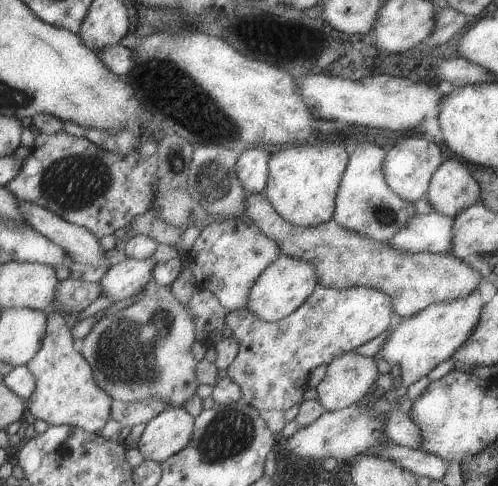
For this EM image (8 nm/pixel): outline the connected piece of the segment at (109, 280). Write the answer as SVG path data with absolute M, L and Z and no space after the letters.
M127 257L122 263L112 264L99 283L102 295L124 301L148 291L156 263L154 258L136 260Z

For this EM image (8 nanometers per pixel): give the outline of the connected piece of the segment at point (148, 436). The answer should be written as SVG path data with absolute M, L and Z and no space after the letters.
M170 406L146 423L137 449L145 459L161 464L191 443L194 426L195 419L185 409Z

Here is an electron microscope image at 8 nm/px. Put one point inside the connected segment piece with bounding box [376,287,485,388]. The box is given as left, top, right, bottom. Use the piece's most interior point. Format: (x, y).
(421, 342)

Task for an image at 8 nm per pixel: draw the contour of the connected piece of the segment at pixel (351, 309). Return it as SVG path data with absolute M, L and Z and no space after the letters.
M318 285L315 289L315 292L306 300L295 312L292 312L289 316L286 316L280 321L264 321L259 317L256 317L250 310L247 308L242 308L241 310L236 310L233 312L228 312L226 316L226 325L232 329L233 338L240 344L238 355L236 359L227 367L228 375L233 382L237 383L237 386L240 386L240 389L243 392L243 400L251 405L253 408L256 408L260 412L272 411L272 410L282 410L287 411L294 405L300 405L304 399L304 393L306 391L306 384L309 380L309 375L312 373L314 368L318 366L330 365L334 359L344 355L345 353L356 351L361 345L367 344L370 340L379 336L384 330L388 329L388 326L392 323L392 316L394 315L393 310L393 299L385 294L383 291L377 290L376 288L367 288L367 287L351 287L348 289L336 289L329 287L322 287Z

